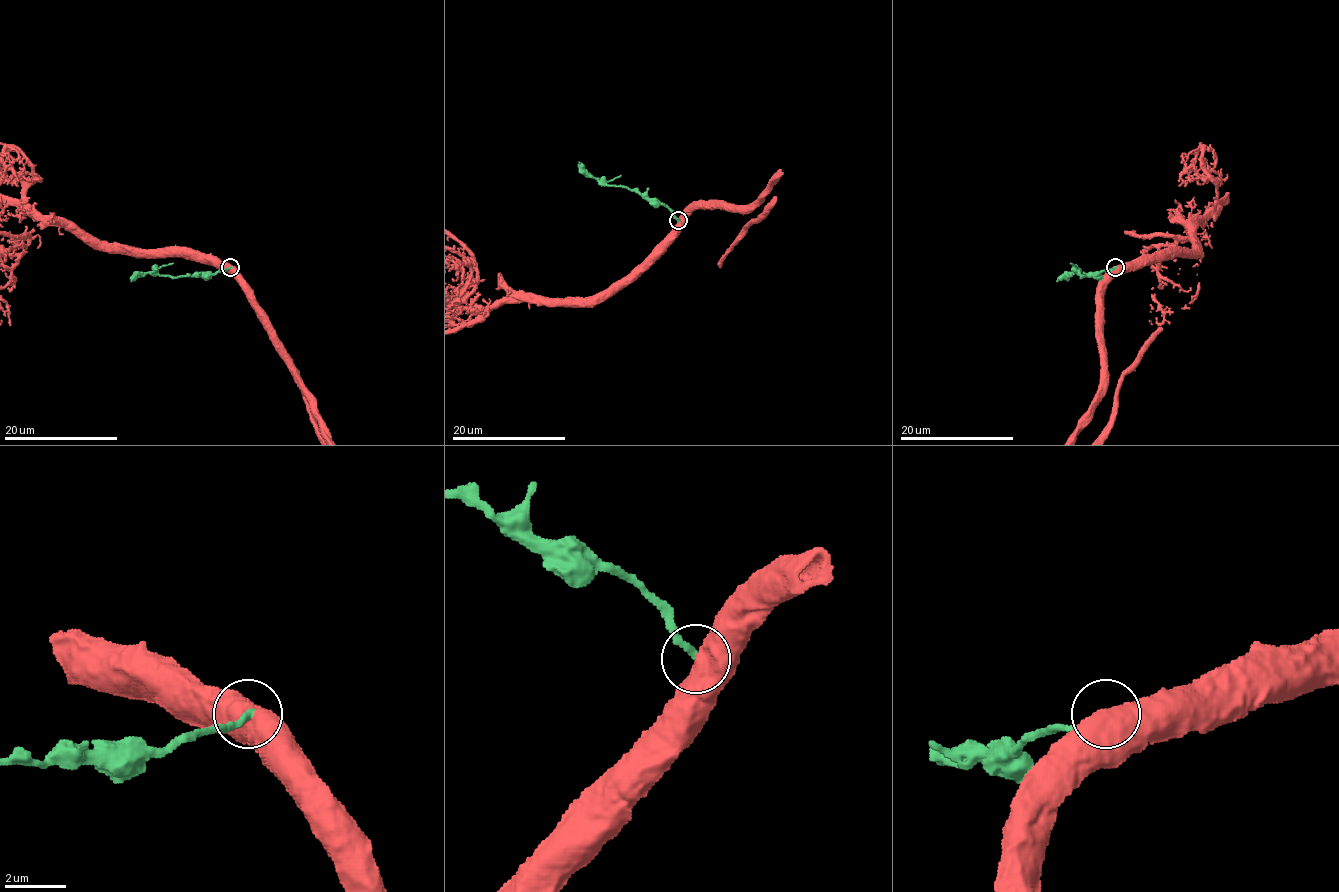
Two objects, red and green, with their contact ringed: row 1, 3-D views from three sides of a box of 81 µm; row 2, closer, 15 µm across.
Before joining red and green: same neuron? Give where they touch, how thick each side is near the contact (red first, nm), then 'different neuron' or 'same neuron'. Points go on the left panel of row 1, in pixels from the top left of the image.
place (230, 267); calibres 900 and 260 nm; different neuron

